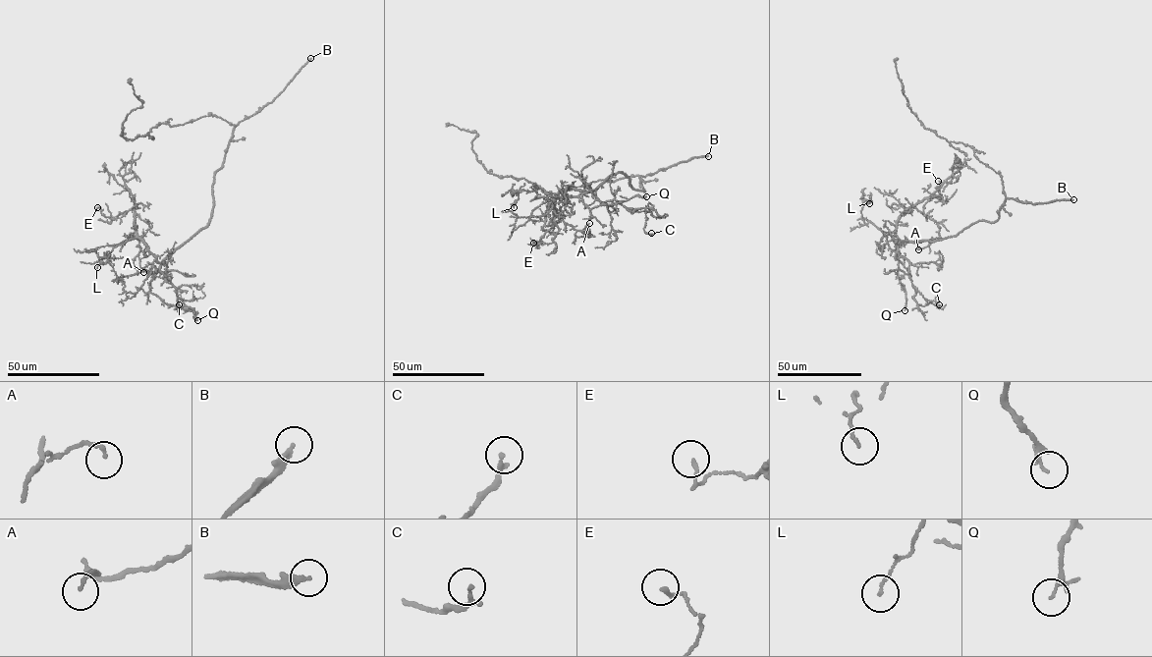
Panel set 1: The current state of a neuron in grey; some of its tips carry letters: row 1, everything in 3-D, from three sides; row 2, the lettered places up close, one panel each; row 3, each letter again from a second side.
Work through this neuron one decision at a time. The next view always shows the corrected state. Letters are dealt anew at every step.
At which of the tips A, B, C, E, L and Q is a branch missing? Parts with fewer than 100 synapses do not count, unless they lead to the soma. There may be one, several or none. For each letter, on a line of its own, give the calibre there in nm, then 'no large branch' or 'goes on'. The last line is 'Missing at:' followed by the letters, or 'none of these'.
A: calibre 140 nm; no large branch
B: calibre 240 nm; goes on
C: calibre 160 nm; no large branch
E: calibre 100 nm; no large branch
L: calibre 110 nm; no large branch
Q: calibre 100 nm; no large branch
Missing at: B

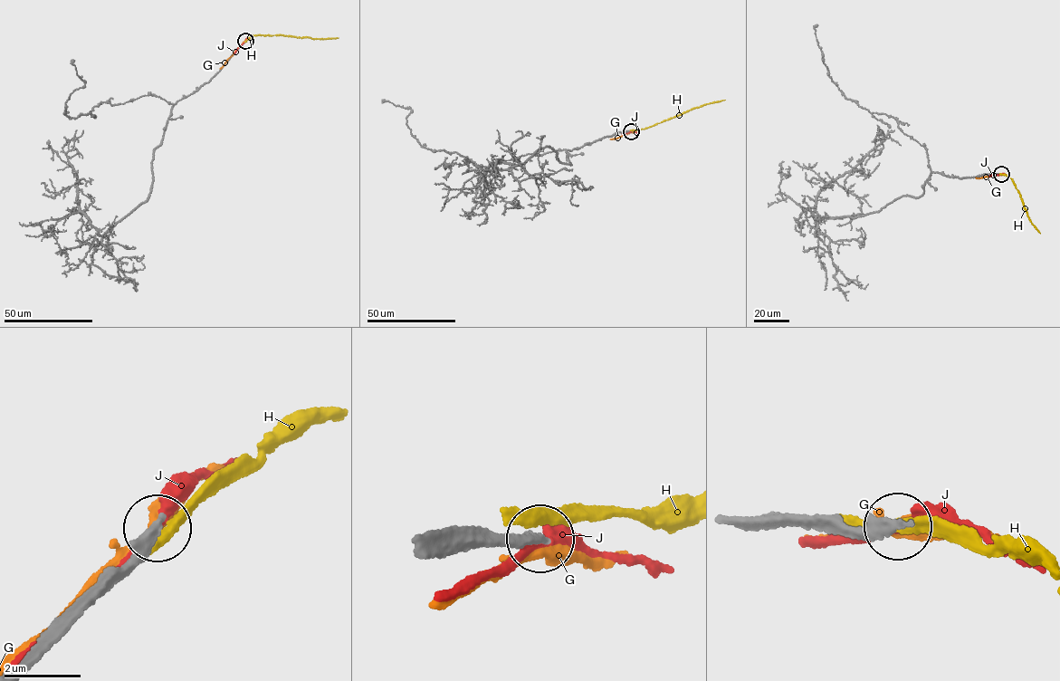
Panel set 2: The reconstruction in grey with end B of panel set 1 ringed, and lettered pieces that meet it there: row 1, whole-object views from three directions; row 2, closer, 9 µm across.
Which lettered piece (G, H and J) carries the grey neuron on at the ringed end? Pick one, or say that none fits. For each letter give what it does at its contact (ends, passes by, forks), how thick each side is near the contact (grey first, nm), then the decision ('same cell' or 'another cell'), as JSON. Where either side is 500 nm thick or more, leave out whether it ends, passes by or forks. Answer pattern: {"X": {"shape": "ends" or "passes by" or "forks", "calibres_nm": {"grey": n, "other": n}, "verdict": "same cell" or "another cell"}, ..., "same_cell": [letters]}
{"G": {"shape": "forks", "calibres_nm": {"grey": 280, "other": 260}, "verdict": "another cell"}, "H": {"shape": "ends", "calibres_nm": {"grey": 360, "other": 360}, "verdict": "another cell"}, "J": {"shape": "passes by", "calibres_nm": {"grey": 360, "other": 170}, "verdict": "another cell"}, "same_cell": []}

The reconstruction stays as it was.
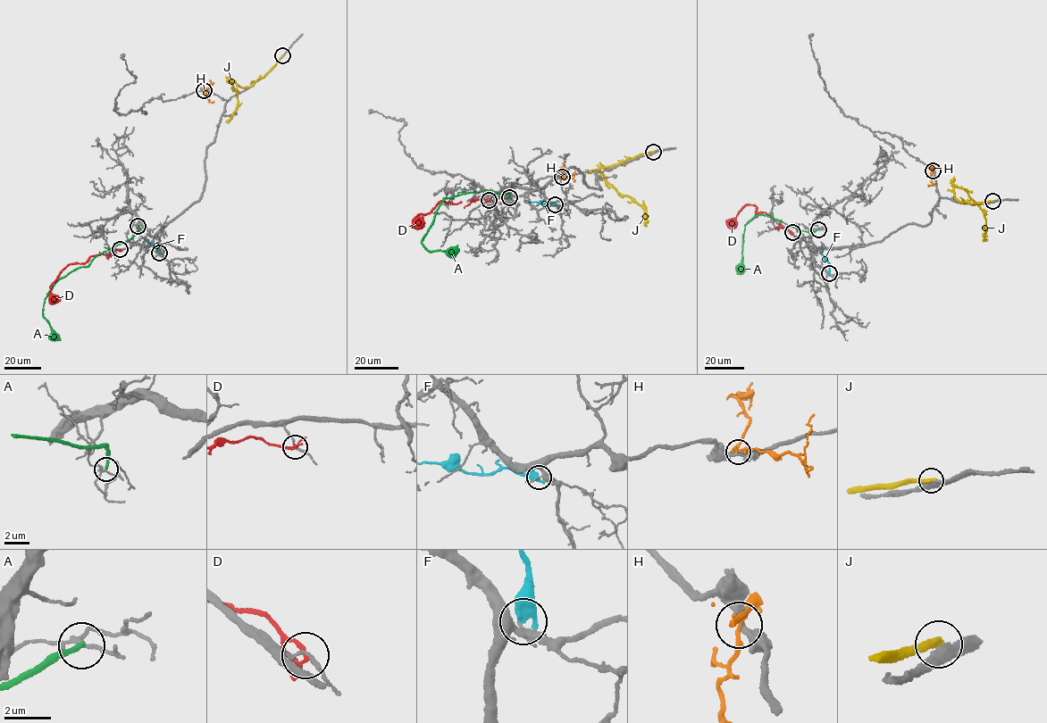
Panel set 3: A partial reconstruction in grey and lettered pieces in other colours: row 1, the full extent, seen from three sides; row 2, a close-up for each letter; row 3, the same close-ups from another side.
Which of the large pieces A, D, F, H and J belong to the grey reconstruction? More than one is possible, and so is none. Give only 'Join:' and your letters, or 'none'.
Join: D

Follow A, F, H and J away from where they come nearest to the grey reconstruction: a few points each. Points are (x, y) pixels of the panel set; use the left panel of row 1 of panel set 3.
A: (138, 226), (139, 231), (127, 241), (101, 253), (87, 265), (57, 280), (46, 298), (43, 316), (60, 339)
F: (159, 253), (157, 247), (144, 238)
H: (204, 90), (209, 101), (214, 101)
J: (282, 55), (265, 75), (250, 86), (242, 88), (233, 79), (232, 87), (237, 92), (238, 109), (227, 120)

